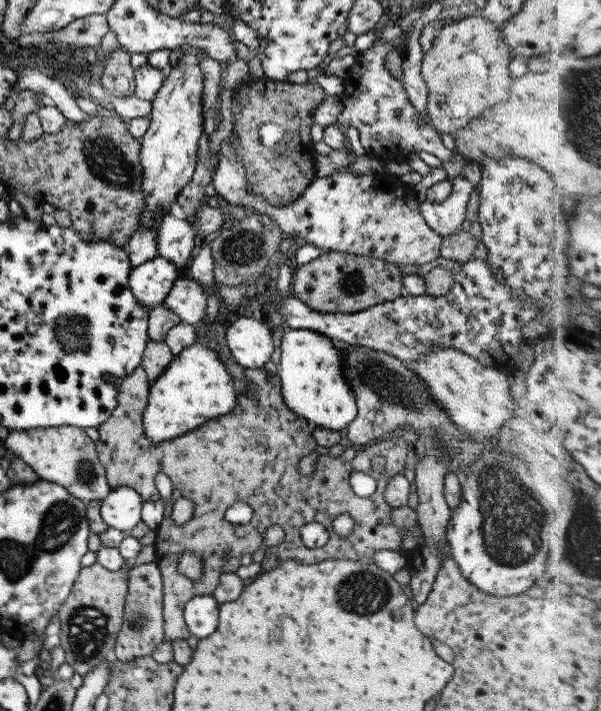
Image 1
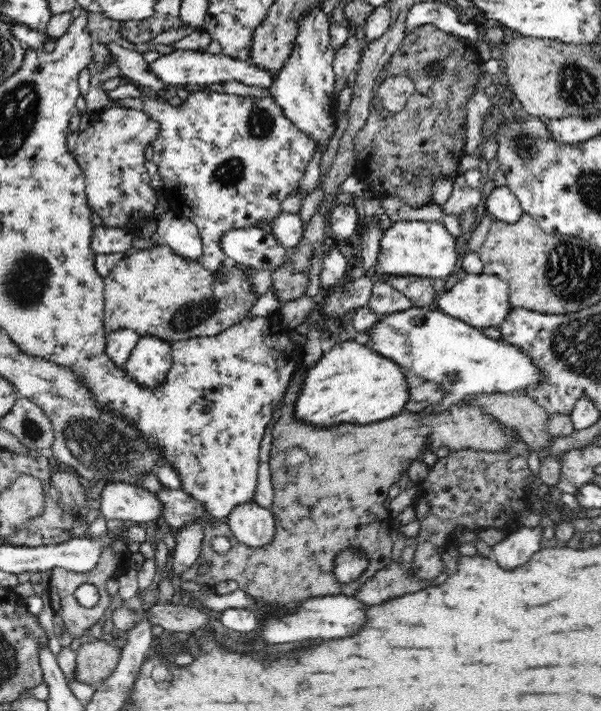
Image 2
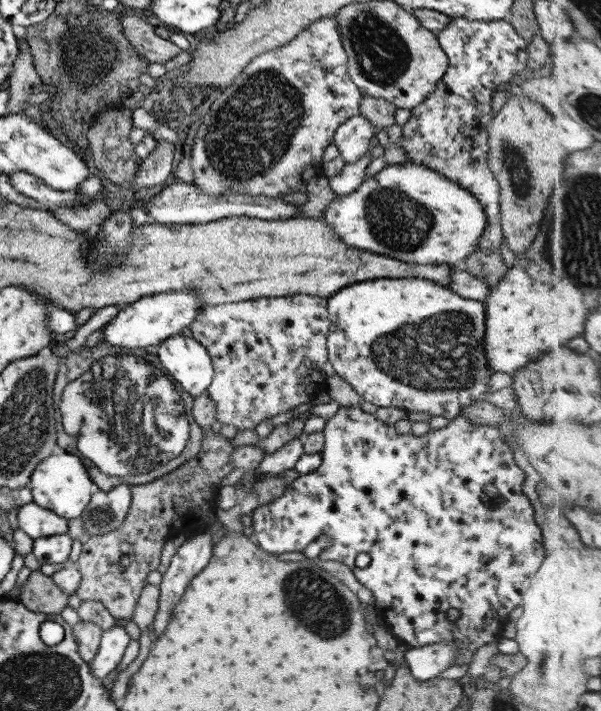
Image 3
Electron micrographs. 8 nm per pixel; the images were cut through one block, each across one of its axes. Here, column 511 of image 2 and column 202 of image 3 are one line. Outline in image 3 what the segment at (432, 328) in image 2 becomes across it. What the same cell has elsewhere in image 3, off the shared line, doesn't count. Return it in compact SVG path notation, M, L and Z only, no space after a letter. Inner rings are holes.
M174 335L161 342L157 356L168 374L193 398L207 393L214 369L205 346L194 337Z

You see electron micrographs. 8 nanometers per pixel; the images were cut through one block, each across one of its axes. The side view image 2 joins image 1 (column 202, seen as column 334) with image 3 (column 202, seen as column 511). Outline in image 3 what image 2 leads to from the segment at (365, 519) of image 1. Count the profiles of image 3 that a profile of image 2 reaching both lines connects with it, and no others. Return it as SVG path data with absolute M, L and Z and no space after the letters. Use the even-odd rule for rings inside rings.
M100 342L80 351L74 350L62 363L62 369L72 370L75 376L56 375L53 386L57 448L66 450L68 454L84 455L104 474L114 476L108 480L102 476L104 492L120 484L133 486L152 482L178 469L202 448L204 431L192 416L194 398L182 388L176 392L175 383L164 372L166 368L156 354L149 354L140 347L117 348Z

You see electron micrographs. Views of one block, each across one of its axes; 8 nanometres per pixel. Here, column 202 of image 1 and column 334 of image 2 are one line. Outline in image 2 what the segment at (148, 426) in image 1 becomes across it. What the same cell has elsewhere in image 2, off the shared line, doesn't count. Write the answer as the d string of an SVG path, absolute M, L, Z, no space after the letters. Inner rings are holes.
M352 339L335 344L307 370L294 404L294 415L318 427L338 423L369 425L398 416L410 401L410 385L400 367Z

